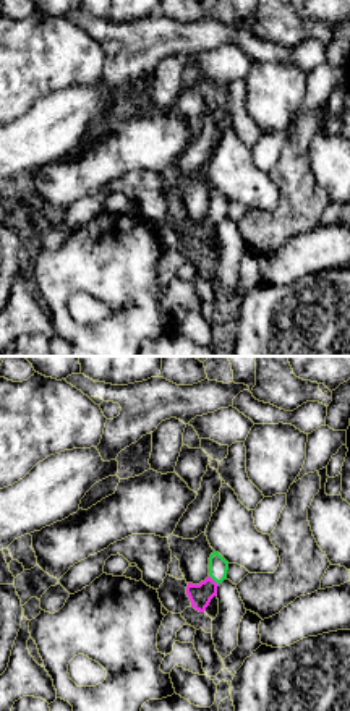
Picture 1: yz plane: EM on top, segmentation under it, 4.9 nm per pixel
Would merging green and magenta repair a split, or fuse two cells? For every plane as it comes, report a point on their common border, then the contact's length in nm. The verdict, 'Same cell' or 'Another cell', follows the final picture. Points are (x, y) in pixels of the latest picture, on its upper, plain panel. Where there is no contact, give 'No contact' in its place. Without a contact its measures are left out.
Touches green at (213, 216). Shared border 70 nm

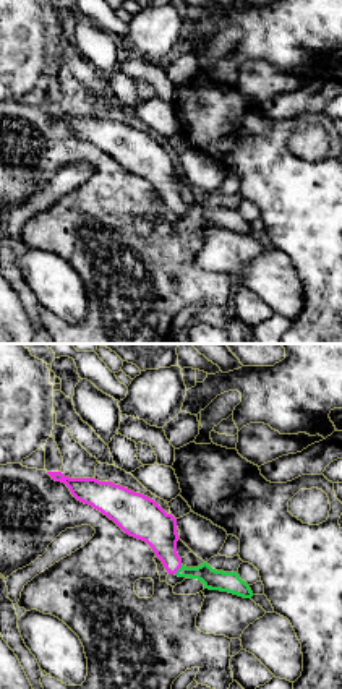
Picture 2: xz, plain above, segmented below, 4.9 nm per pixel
Touches green at (179, 206). Shared border 70 nm

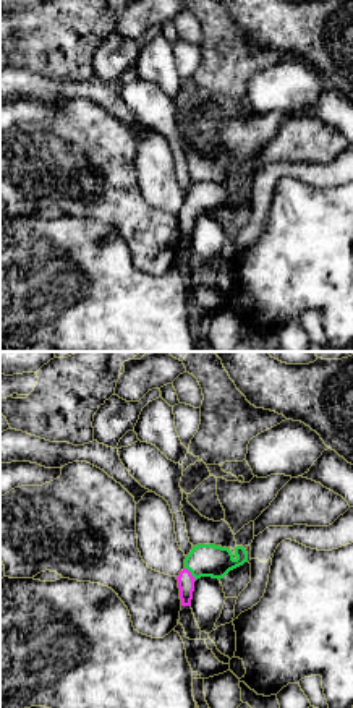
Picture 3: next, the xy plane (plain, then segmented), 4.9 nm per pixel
Touches green at (191, 211). Shared border 90 nm

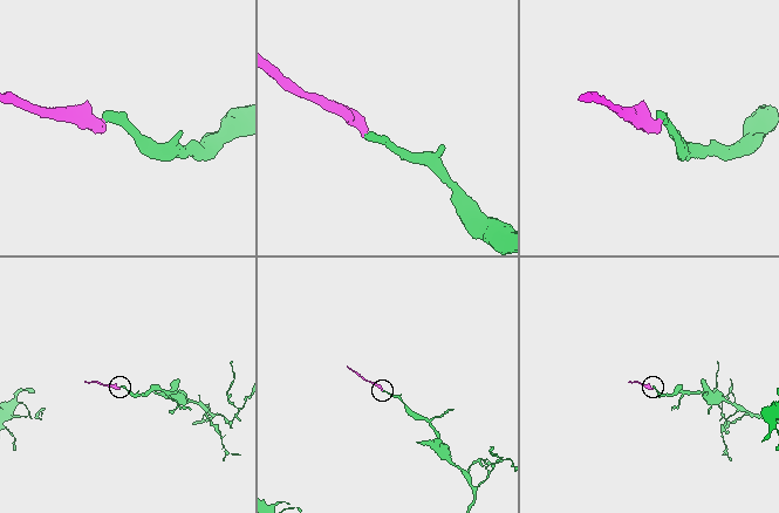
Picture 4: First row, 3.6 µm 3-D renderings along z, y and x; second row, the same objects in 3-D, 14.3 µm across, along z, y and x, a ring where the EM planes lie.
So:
Same cell

